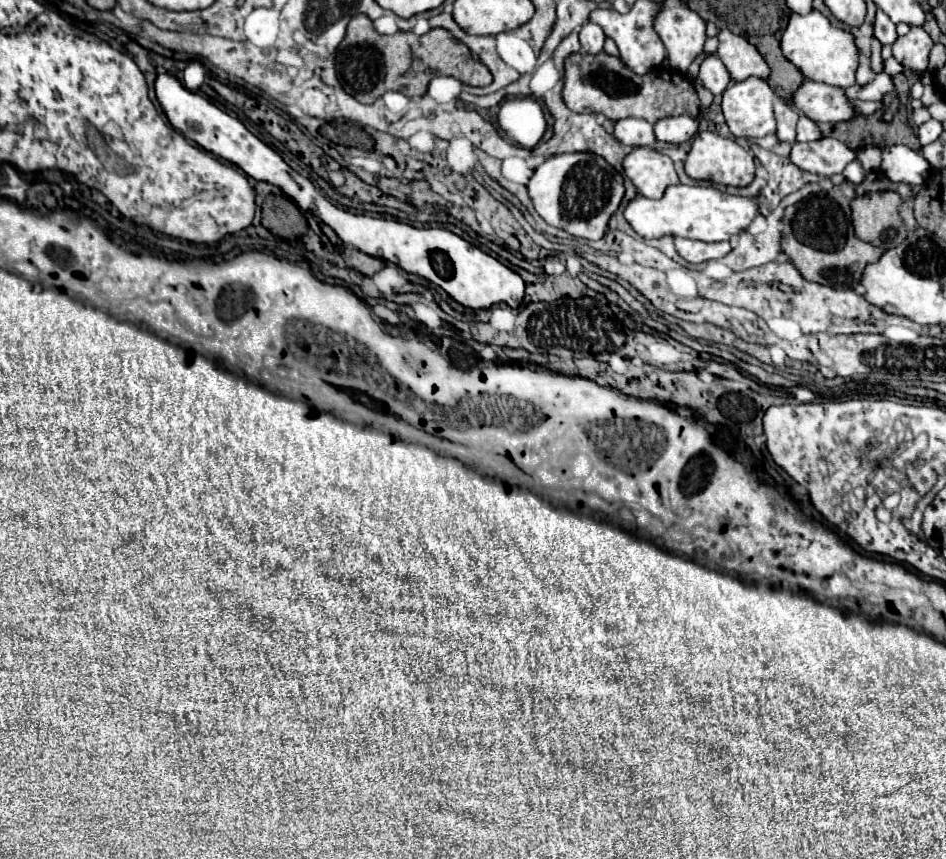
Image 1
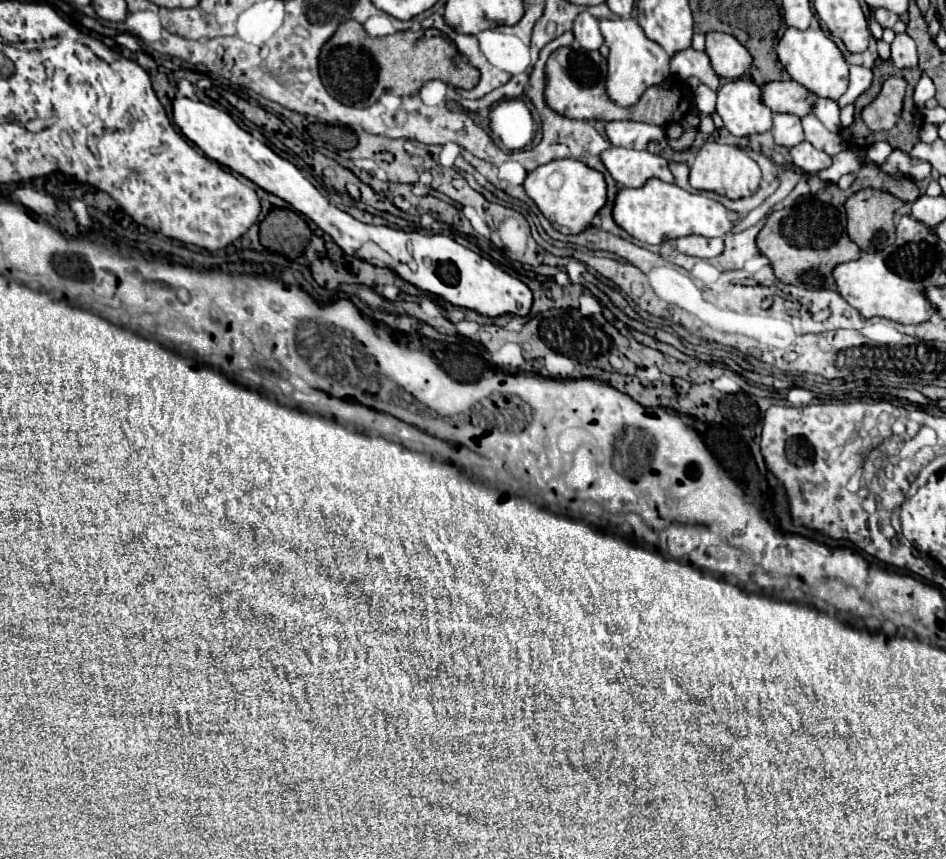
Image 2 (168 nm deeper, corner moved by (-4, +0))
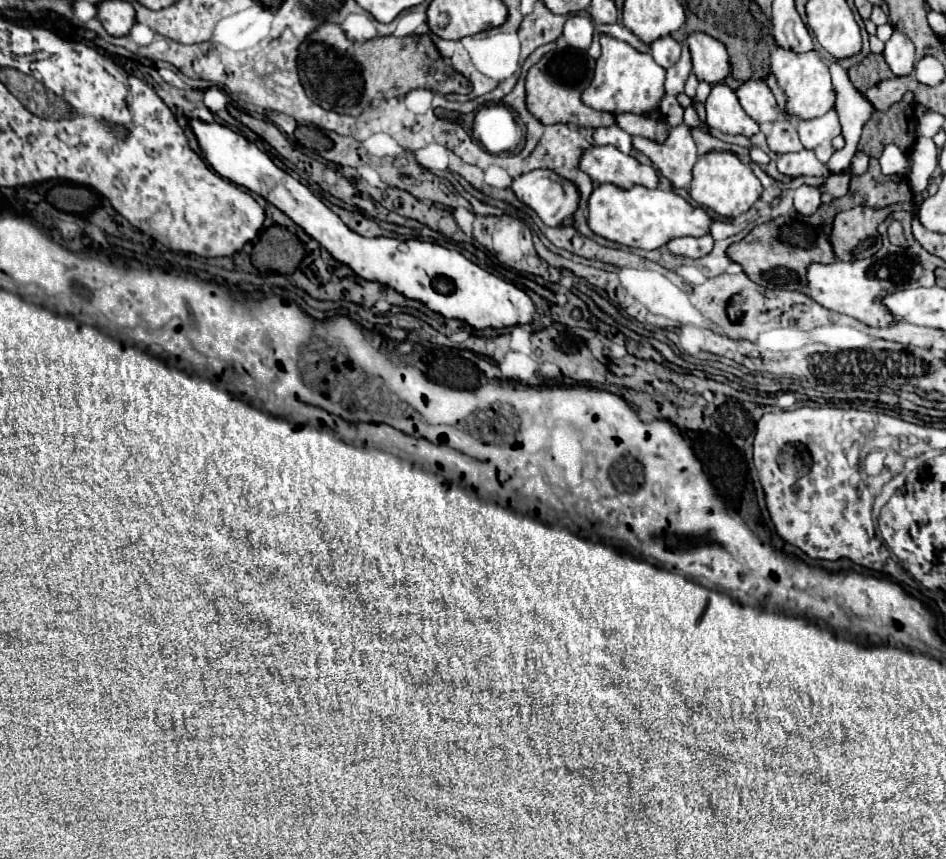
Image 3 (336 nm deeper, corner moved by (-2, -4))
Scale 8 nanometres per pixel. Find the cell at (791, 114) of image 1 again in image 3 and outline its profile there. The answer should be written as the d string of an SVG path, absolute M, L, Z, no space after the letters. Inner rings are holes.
M779 118L773 124L771 134L767 136L767 144L769 144L769 150L775 154L787 154L787 152L803 150L799 136L797 136L797 128L787 118Z

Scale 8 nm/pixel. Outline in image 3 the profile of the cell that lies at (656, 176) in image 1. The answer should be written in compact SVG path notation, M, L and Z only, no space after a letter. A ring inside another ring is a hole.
M591 146L583 152L579 168L595 182L613 182L621 188L641 184L645 188L657 188L659 178L651 166L639 164L635 158L621 154L611 146Z

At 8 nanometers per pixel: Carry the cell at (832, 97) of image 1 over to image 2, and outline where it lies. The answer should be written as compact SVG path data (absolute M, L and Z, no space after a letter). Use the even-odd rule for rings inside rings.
M795 80L789 82L769 82L763 86L763 102L773 112L789 112L795 116L807 116L813 112L813 102L817 96Z

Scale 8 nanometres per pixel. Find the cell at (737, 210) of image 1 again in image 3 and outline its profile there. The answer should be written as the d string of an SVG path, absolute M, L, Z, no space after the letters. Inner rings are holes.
M595 184L587 200L587 224L597 236L603 236L611 242L631 248L655 250L673 238L707 234L711 218L701 208L689 204L675 192L661 188L649 190L645 186L633 186L625 190L615 184Z

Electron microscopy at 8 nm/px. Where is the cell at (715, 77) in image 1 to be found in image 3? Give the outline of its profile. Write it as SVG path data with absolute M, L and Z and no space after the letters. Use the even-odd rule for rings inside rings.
M671 36L659 38L651 44L651 56L663 68L673 66L679 60L679 54L681 54L681 44L677 40L673 40Z

